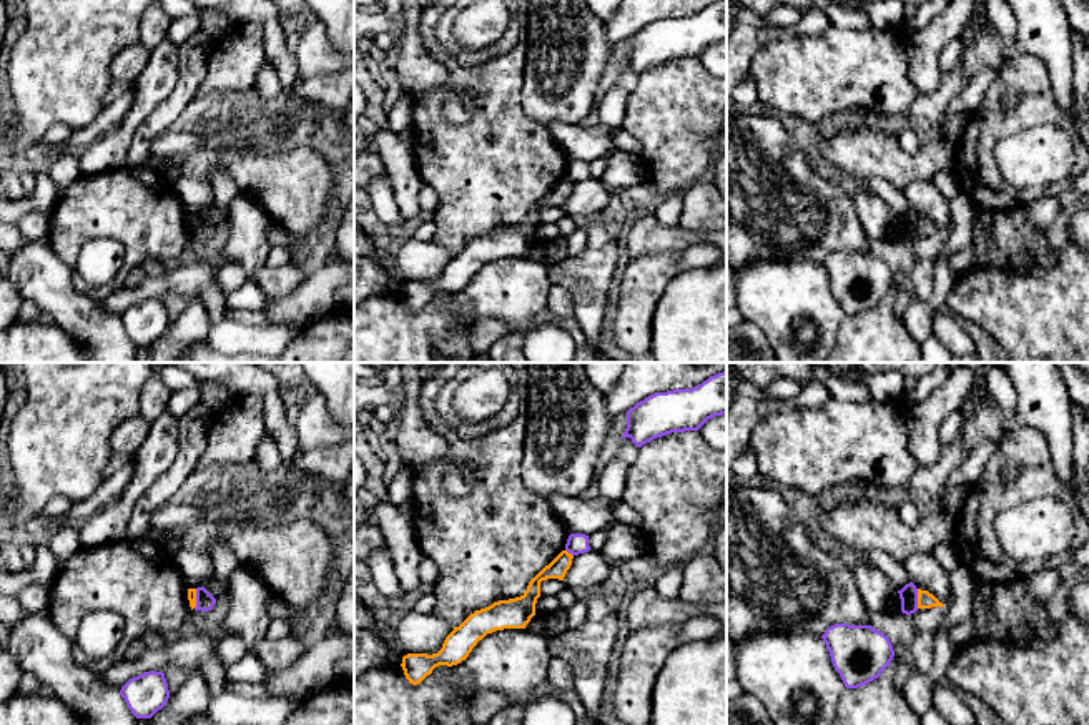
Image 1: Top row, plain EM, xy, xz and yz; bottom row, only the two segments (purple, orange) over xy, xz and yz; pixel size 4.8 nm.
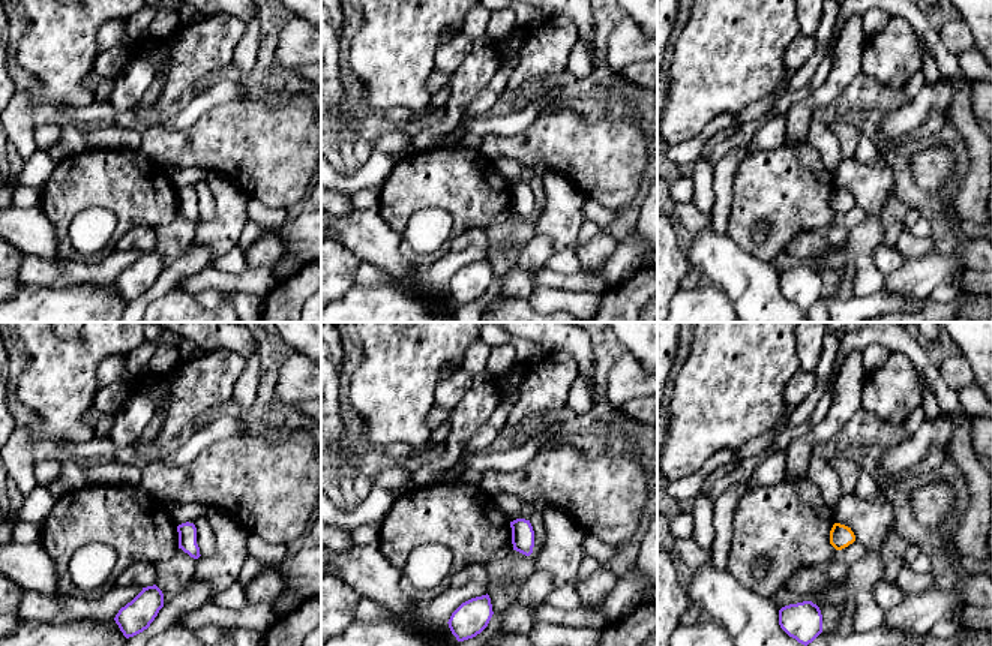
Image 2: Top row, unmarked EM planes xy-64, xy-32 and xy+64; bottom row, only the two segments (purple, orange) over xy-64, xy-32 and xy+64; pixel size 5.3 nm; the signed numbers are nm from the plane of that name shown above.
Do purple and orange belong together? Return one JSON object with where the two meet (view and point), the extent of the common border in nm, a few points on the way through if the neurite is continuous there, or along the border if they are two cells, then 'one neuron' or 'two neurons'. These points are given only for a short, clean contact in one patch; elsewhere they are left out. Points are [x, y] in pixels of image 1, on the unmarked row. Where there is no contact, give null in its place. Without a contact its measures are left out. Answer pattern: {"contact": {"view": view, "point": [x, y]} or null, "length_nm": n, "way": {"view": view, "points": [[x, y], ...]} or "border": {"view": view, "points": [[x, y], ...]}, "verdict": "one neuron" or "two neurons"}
{"contact": {"view": "yz", "point": [916, 226]}, "length_nm": 100, "border": {"view": "yz", "points": [[916, 217], [918, 235]]}, "verdict": "two neurons"}

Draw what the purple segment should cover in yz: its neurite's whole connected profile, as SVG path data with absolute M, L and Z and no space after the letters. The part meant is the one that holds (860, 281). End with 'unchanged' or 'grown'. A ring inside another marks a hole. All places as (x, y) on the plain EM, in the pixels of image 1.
M835 251L821 266L846 316L873 309L894 284L889 266L871 253Z; unchanged

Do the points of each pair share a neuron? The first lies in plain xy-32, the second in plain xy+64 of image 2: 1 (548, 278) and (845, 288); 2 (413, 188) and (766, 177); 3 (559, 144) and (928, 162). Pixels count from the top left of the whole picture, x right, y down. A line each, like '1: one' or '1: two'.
1: one
2: one
3: one

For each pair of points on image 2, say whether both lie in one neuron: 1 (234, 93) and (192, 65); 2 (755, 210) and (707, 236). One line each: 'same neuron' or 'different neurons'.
1: different neurons
2: different neurons

